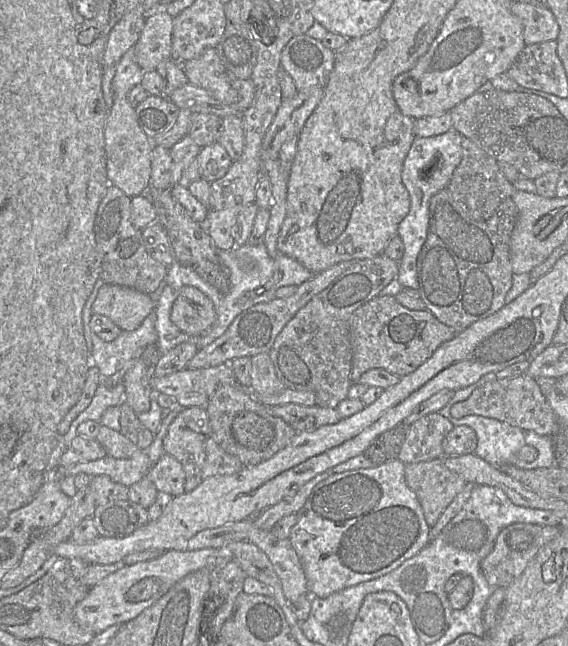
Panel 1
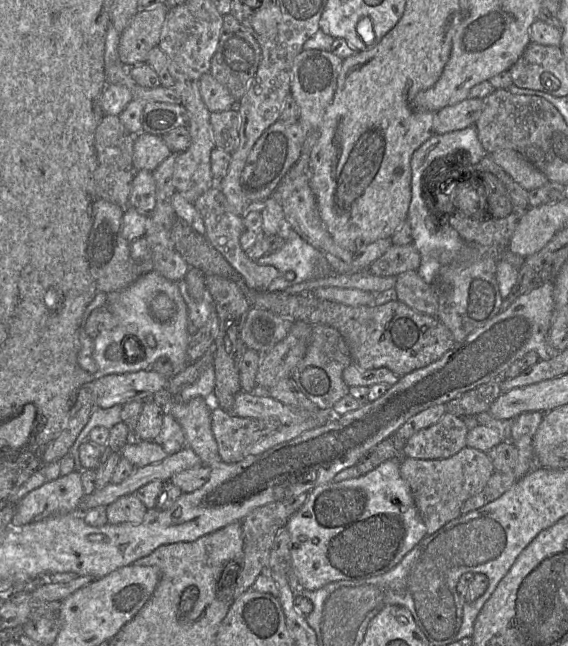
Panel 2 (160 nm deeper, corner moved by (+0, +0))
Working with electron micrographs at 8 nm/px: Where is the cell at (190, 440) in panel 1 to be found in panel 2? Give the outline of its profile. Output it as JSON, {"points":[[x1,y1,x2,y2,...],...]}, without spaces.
{"points":[[212,403,211,429,218,447,221,461,226,464,236,463,249,457,249,447,260,438,279,429,281,424,277,420,242,418,227,412]]}

